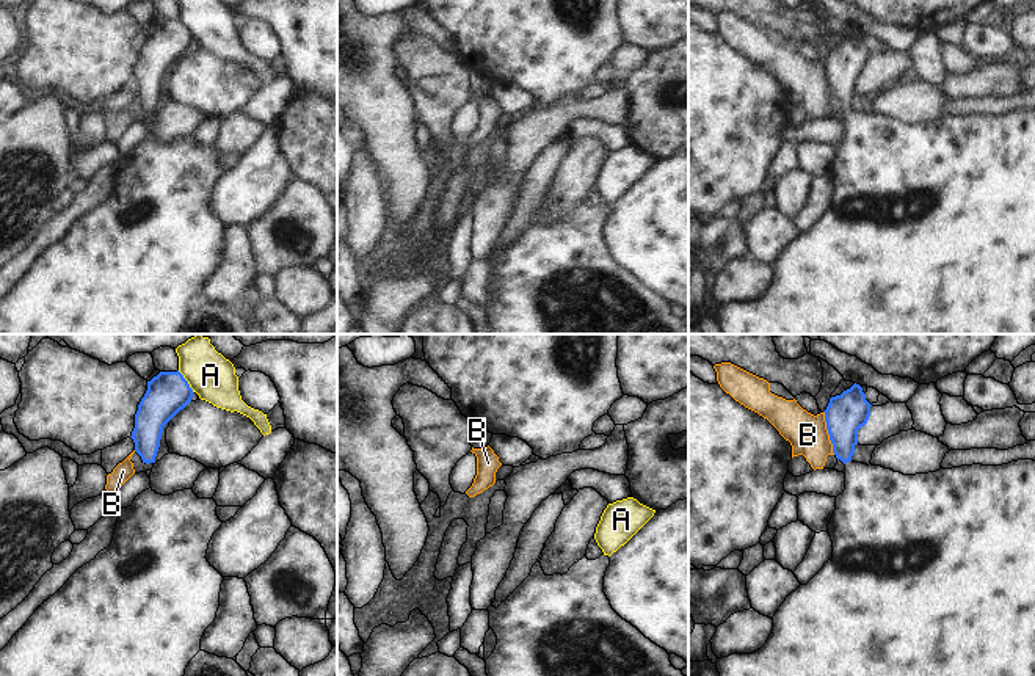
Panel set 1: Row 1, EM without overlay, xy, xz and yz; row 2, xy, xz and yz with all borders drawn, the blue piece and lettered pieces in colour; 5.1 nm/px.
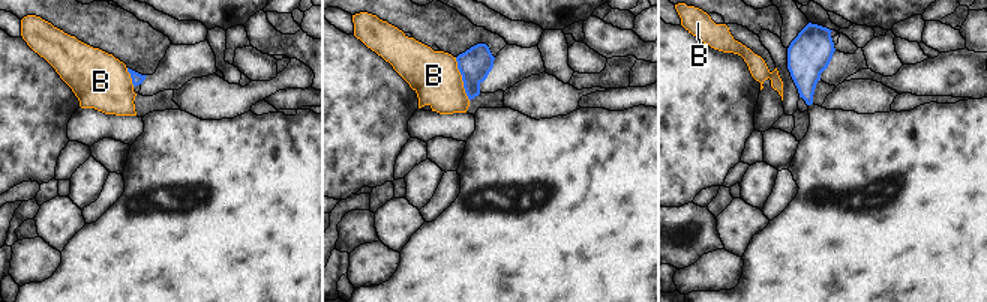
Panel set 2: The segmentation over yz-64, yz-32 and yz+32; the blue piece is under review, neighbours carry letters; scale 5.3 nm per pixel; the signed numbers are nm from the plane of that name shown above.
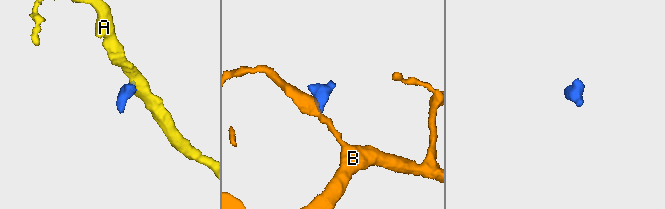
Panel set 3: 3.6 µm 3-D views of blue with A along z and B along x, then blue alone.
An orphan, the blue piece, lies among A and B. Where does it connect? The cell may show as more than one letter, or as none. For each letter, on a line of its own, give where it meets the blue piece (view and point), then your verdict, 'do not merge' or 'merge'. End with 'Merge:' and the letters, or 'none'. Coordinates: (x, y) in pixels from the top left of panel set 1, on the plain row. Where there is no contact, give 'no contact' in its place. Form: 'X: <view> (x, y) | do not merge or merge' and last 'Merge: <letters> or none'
A: xy (187, 30) | do not merge
B: yz (828, 82) | do not merge
Merge: none

